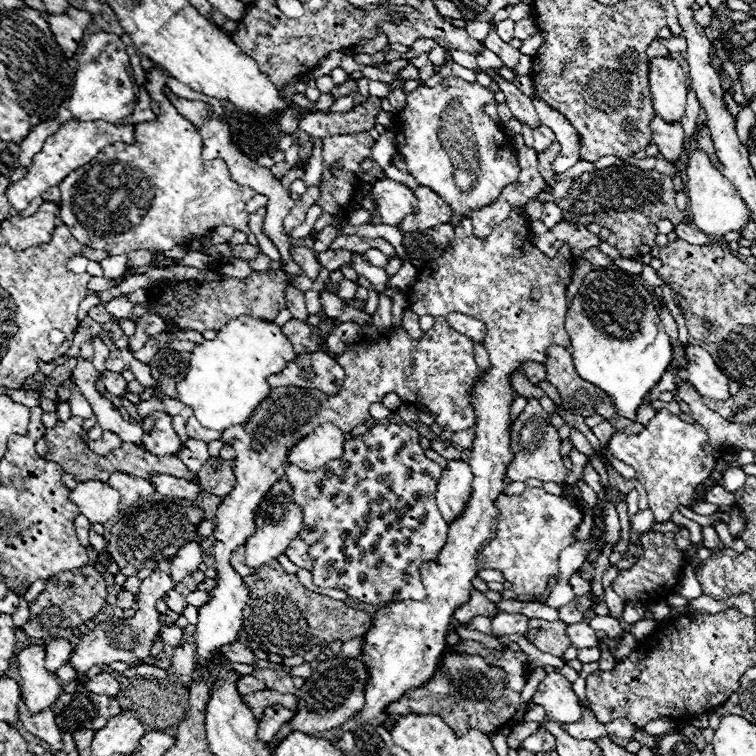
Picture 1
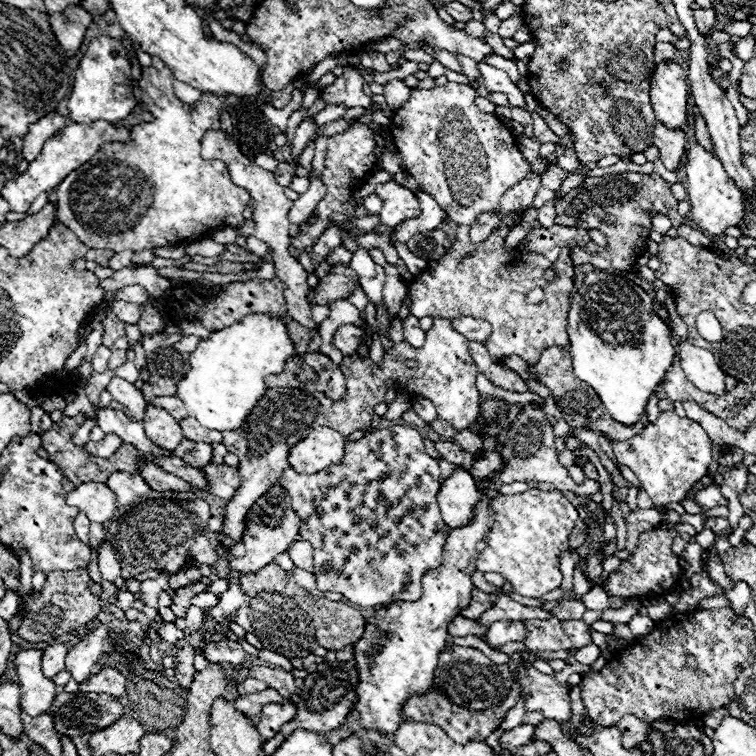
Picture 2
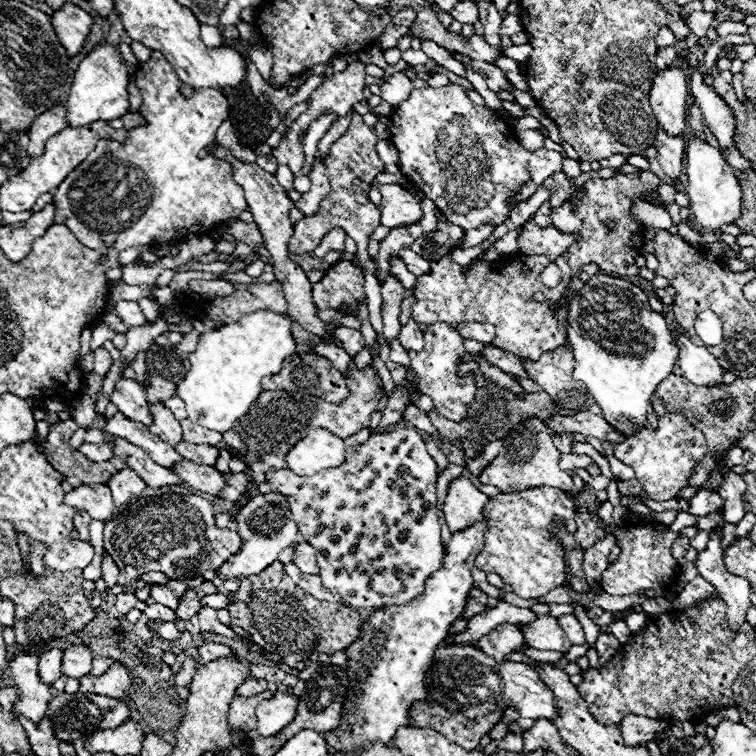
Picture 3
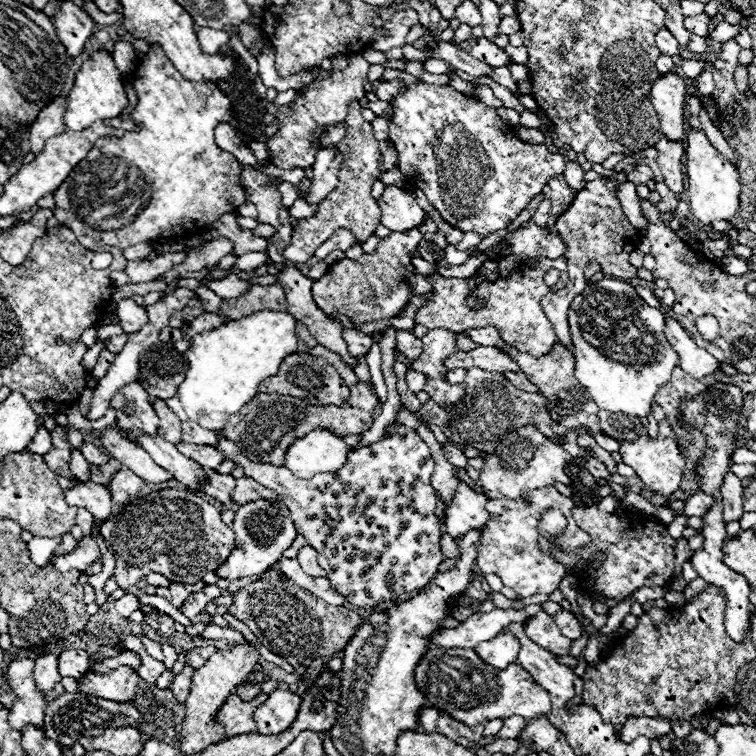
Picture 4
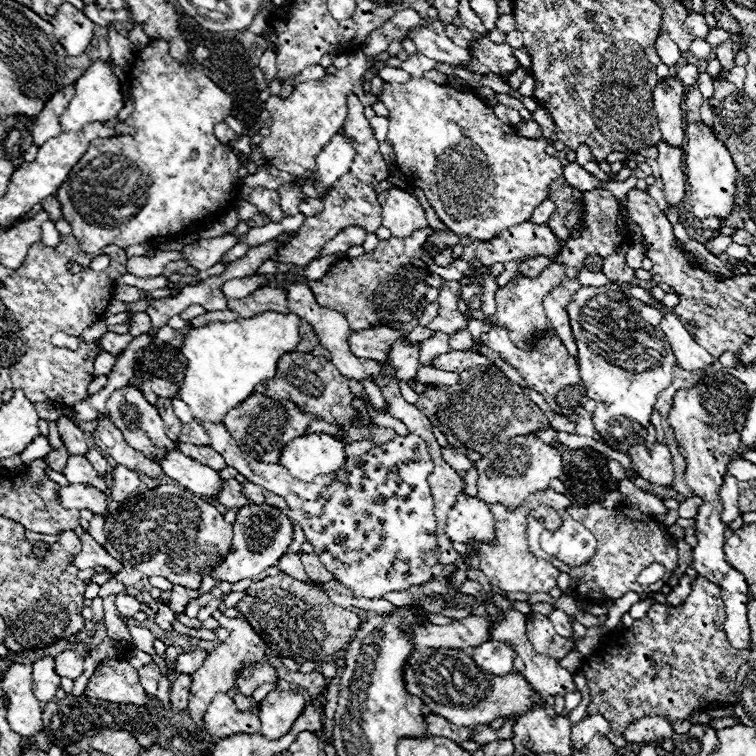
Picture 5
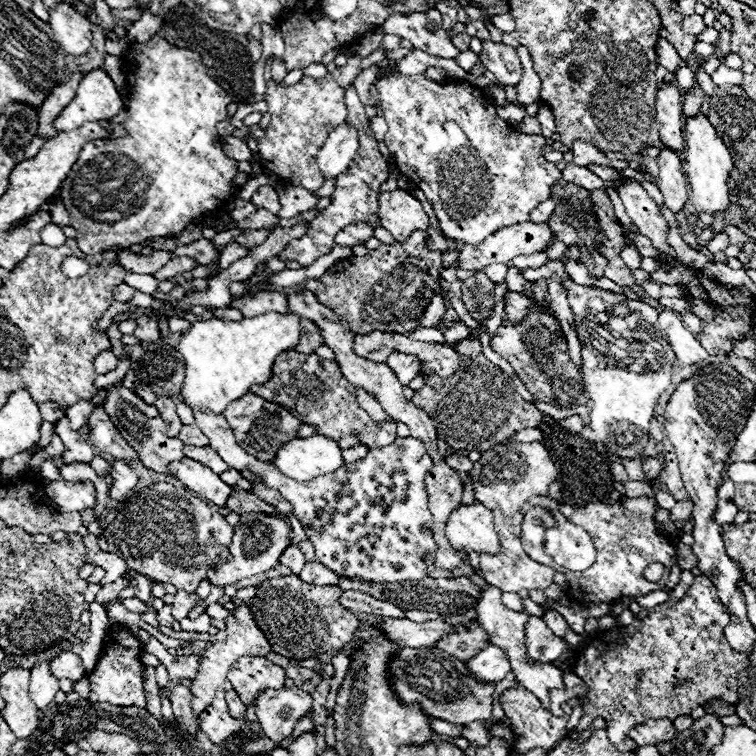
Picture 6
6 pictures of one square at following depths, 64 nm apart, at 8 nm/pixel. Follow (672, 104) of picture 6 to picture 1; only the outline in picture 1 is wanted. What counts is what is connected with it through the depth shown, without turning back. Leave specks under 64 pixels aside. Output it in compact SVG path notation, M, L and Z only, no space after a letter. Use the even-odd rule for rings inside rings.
M650 58L650 94L654 110L668 122L684 116L688 78L672 58Z

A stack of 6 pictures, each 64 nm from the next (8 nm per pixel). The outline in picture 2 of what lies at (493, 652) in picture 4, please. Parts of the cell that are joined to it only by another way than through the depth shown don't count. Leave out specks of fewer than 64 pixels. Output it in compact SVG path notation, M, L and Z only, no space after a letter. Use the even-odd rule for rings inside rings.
M494 622L488 632L486 638L492 646L498 644L506 644L510 640L514 642L522 642L526 638L526 624L524 622Z

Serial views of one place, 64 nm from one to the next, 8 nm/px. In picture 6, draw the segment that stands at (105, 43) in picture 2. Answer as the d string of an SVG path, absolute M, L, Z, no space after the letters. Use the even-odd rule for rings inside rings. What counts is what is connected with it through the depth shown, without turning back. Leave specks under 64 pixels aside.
M96 68L80 80L76 96L62 110L60 118L56 118L54 126L58 132L70 132L86 122L110 120L122 110L122 106L124 102L110 76Z

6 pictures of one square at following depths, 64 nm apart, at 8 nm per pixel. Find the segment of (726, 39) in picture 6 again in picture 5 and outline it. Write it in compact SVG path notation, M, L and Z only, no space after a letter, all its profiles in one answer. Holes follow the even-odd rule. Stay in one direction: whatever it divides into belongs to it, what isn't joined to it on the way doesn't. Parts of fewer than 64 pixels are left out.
M734 38L726 40L724 44L720 44L720 46L714 50L716 58L718 58L720 64L722 64L722 72L728 72L728 70L732 70L732 68L736 66L736 64L734 64L734 58L736 58L738 52L740 52L740 46L734 42Z

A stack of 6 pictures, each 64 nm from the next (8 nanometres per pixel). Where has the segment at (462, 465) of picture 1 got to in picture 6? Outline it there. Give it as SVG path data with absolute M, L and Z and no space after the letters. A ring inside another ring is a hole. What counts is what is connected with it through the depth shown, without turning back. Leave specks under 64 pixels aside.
M474 502L470 506L460 504L456 510L452 510L446 524L446 536L456 550L472 548L478 554L496 554L500 550L492 512L480 502Z

